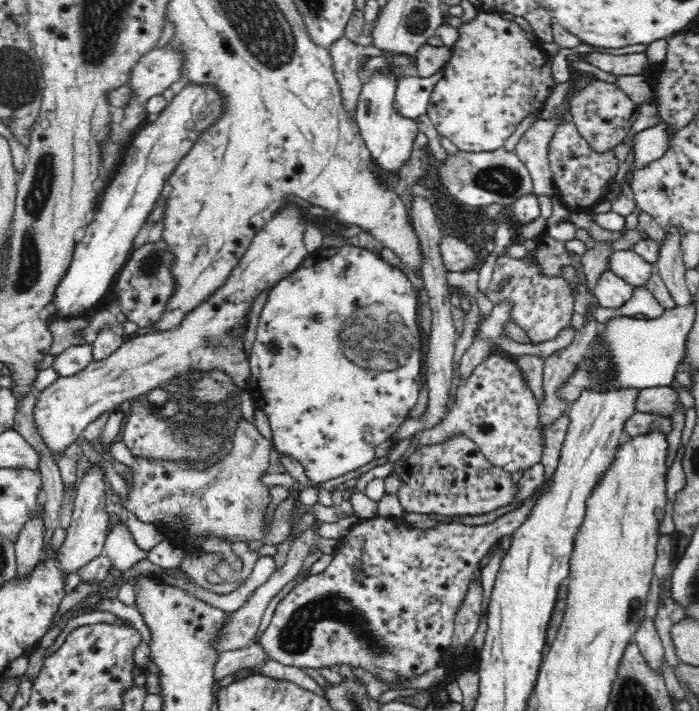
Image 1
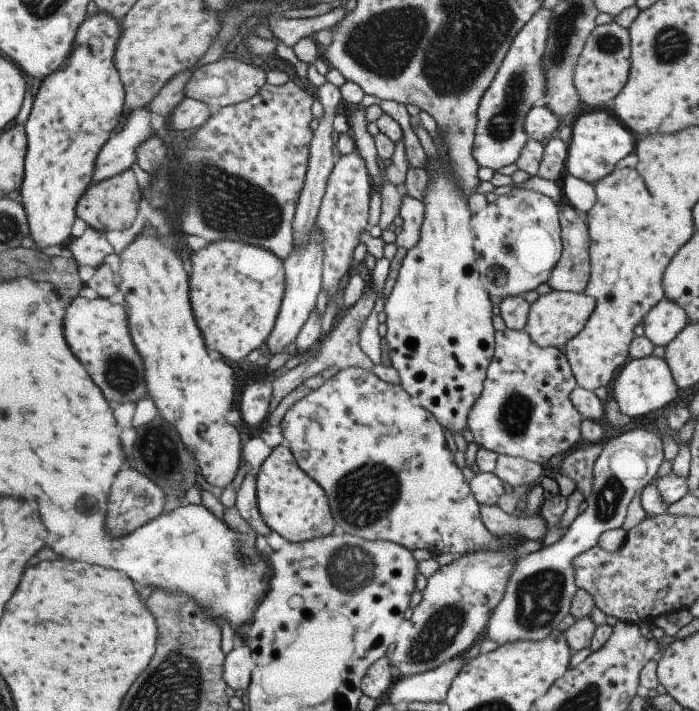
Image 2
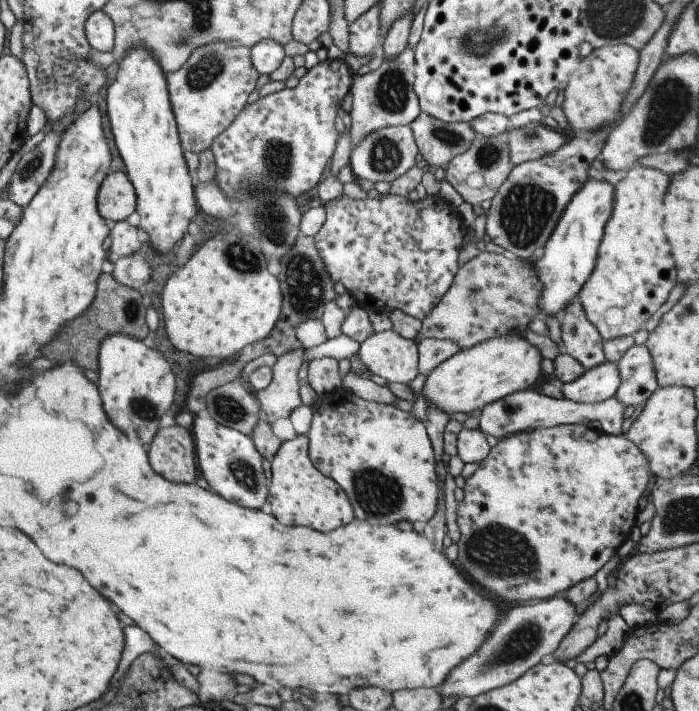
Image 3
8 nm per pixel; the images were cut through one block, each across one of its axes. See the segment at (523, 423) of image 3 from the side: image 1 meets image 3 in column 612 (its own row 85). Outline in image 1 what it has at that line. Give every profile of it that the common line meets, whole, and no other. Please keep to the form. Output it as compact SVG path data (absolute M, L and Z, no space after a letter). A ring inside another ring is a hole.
M440 70L426 78L414 76L400 79L393 102L396 112L408 119L427 114L431 92L442 77L443 71Z

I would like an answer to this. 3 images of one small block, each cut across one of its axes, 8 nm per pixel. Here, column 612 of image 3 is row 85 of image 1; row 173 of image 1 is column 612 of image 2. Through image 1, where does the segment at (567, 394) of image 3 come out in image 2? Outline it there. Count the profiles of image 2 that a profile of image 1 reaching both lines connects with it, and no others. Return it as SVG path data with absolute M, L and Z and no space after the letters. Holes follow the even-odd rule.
M654 354L642 359L629 359L617 375L612 384L612 396L618 402L620 412L631 419L640 419L650 412L670 407L670 403L676 400L680 389L674 382L665 358Z

